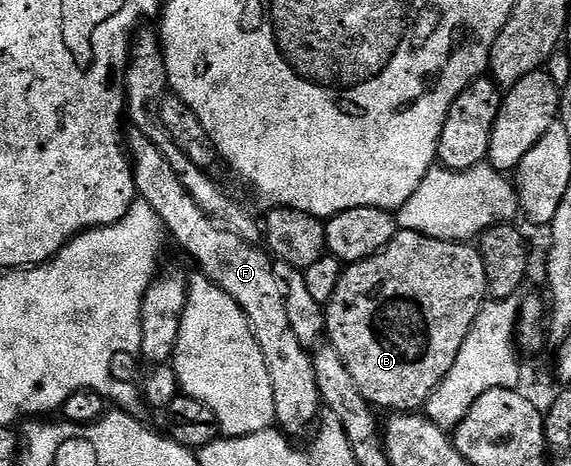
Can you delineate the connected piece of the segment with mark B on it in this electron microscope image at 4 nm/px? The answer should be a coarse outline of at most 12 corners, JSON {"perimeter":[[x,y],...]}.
{"perimeter":[[399,230],[325,335],[378,410],[425,409],[487,300],[473,243]]}

